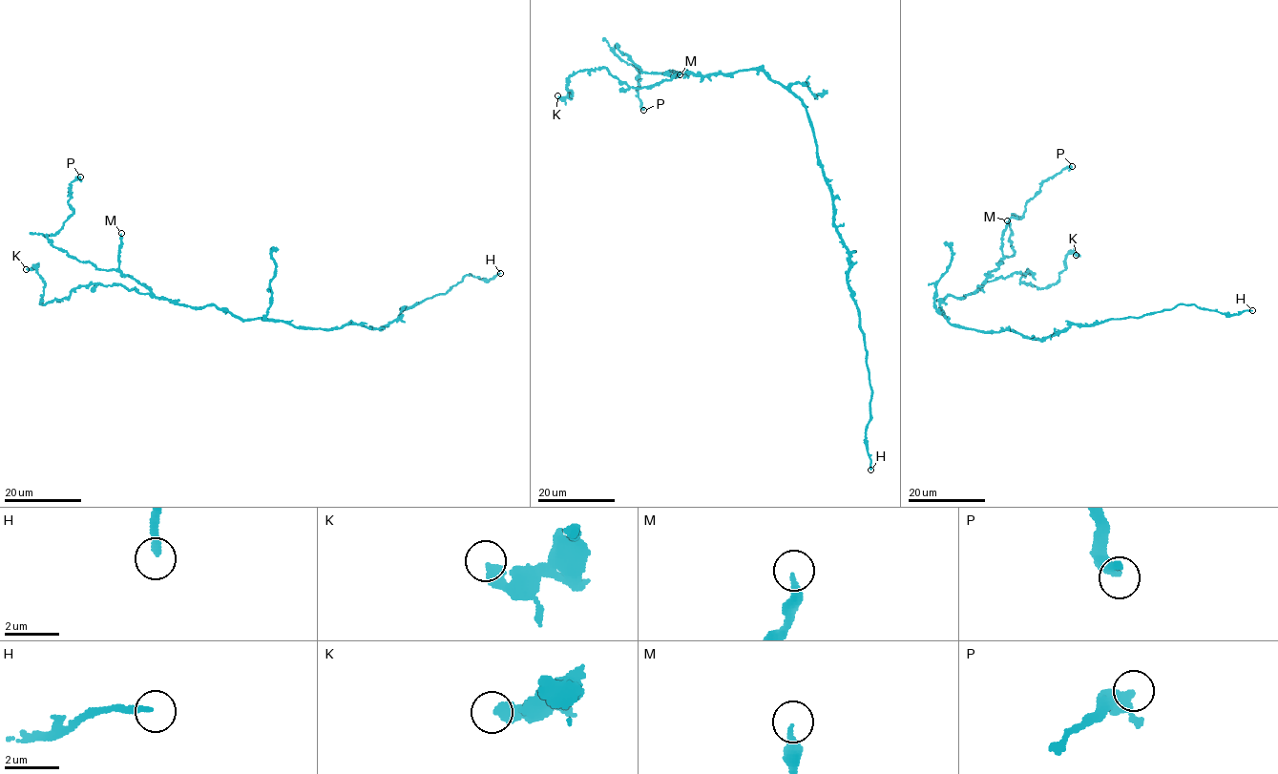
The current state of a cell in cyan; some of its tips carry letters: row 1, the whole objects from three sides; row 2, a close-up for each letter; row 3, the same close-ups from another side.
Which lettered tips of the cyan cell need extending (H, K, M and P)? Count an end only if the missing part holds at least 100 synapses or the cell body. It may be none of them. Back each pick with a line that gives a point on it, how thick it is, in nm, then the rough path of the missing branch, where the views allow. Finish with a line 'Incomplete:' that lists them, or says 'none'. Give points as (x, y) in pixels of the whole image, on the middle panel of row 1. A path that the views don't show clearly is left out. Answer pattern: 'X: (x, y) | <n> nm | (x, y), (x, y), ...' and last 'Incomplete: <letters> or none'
H: (870, 470) | 220 nm
Incomplete: H

